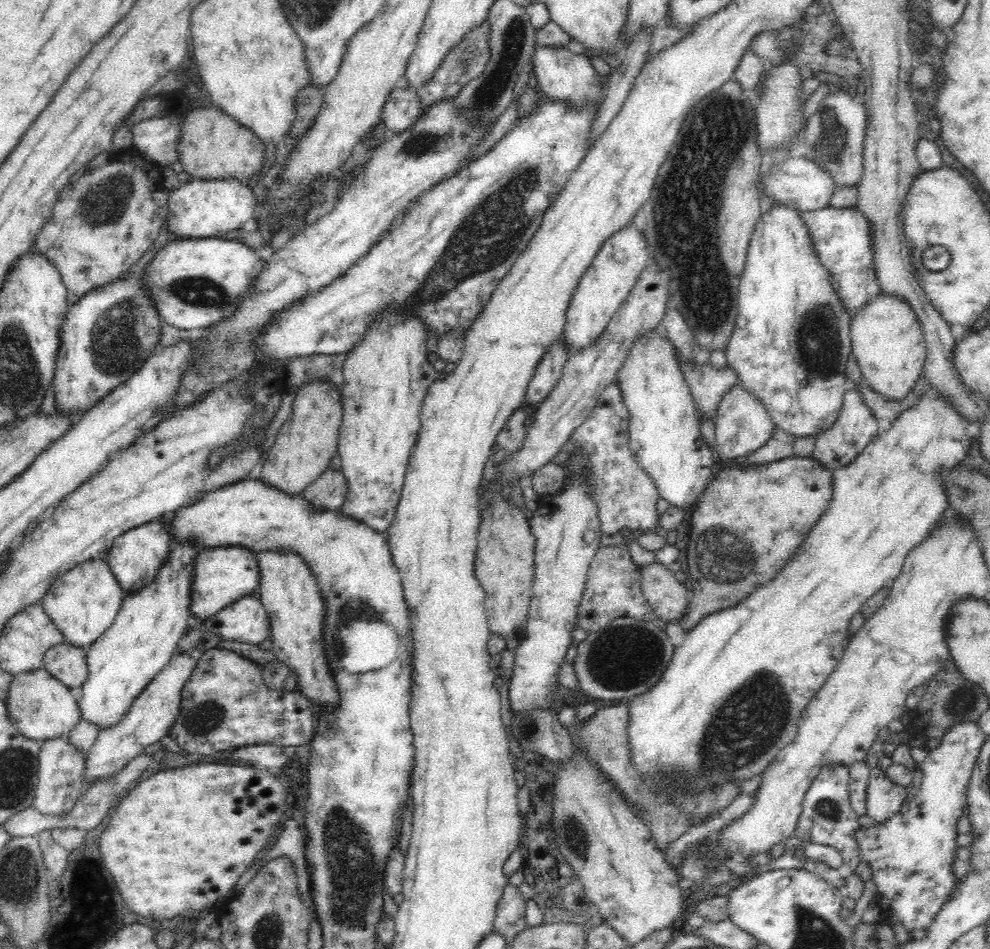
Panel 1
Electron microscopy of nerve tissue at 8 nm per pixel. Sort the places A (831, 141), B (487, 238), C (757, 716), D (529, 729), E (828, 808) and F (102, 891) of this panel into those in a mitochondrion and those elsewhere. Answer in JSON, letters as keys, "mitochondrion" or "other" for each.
{"A":"mitochondrion","B":"mitochondrion","C":"mitochondrion","D":"mitochondrion","E":"mitochondrion","F":"other"}

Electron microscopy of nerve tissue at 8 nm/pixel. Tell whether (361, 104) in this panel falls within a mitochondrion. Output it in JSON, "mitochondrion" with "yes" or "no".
{"mitochondrion":"no"}

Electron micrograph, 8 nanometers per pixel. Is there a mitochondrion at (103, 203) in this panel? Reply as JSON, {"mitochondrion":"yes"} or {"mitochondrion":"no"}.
{"mitochondrion":"yes"}

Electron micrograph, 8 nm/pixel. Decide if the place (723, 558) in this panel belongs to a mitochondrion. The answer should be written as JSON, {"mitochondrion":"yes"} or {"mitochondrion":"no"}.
{"mitochondrion":"yes"}

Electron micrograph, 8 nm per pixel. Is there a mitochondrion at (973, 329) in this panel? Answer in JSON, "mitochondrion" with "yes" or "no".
{"mitochondrion":"no"}

